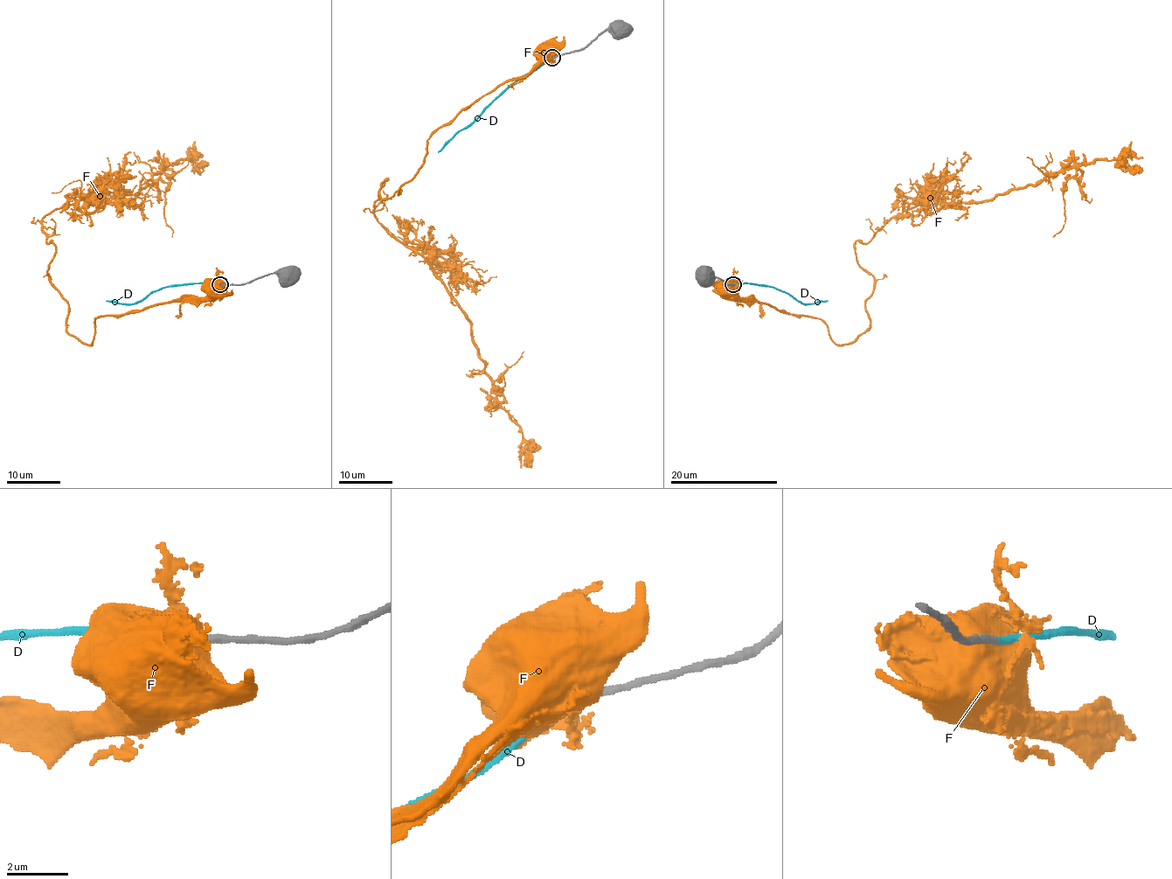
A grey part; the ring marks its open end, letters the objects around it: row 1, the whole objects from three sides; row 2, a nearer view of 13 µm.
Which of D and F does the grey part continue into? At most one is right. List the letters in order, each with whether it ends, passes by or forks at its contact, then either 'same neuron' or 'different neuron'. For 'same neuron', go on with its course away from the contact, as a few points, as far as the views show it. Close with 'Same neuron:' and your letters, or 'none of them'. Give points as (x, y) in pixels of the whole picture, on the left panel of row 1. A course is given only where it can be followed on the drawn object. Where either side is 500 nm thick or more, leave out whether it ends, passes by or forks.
D: it ends; same neuron; course (220, 284), (175, 284), (153, 290), (130, 304), (117, 304), (107, 300)
F: different neuron
Same neuron: D

